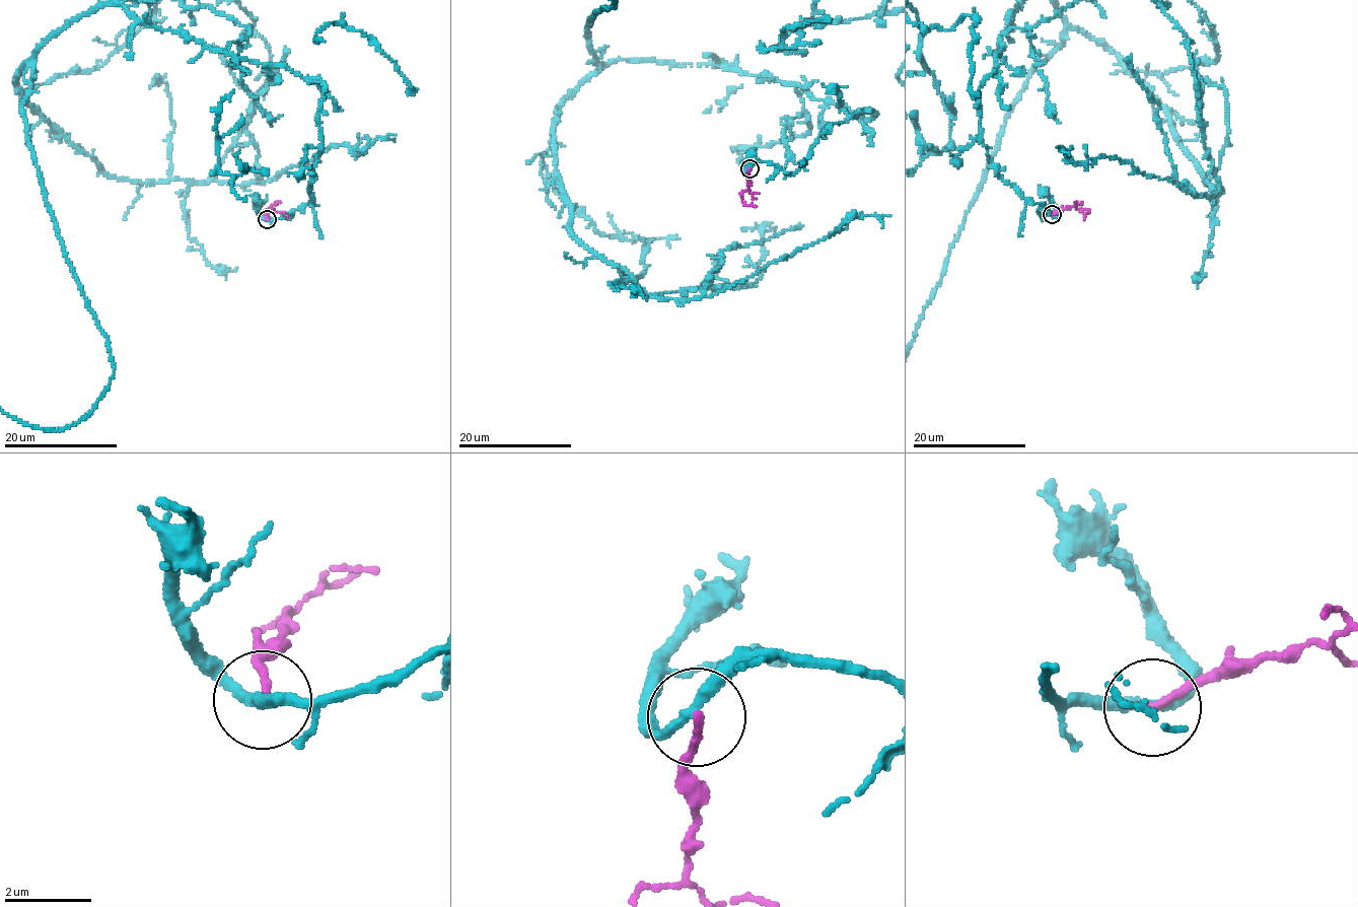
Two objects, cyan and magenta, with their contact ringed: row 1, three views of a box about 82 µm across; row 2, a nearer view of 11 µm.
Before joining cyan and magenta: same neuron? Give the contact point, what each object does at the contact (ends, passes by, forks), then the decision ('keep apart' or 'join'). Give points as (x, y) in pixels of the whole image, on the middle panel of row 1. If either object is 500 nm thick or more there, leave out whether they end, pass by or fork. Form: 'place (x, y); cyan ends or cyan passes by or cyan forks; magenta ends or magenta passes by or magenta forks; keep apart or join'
place (749, 168); cyan passes by; magenta ends; keep apart

